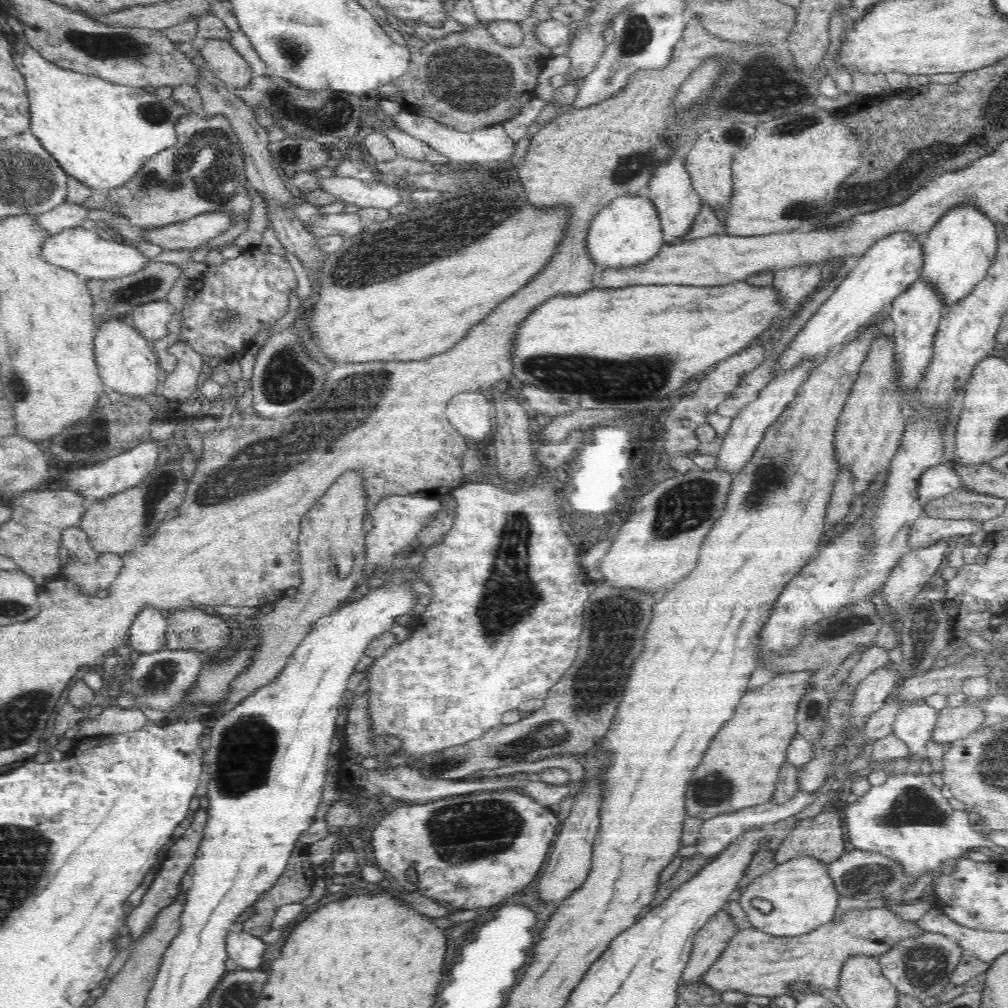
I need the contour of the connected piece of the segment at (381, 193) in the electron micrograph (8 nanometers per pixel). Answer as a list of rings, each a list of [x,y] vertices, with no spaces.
[[[339,176],[322,177],[317,178],[317,180],[321,183],[320,189],[334,194],[334,196],[345,203],[356,204],[360,208],[370,208],[371,206],[390,210],[402,202],[402,196],[398,187],[390,187],[382,182],[364,182],[357,178],[340,178]]]

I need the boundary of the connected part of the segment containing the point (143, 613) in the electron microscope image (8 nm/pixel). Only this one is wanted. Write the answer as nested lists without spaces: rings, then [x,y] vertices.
[[[144,608],[138,612],[129,630],[129,646],[133,652],[150,654],[166,646],[166,613],[157,608]]]

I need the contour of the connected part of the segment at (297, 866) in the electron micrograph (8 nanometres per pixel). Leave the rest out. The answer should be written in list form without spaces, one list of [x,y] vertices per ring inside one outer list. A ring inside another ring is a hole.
[[[300,841],[295,842],[295,847],[293,848],[284,872],[268,890],[265,890],[265,893],[259,896],[259,899],[254,904],[251,904],[254,914],[247,918],[238,929],[241,929],[251,936],[261,938],[271,931],[272,921],[274,920],[276,911],[281,906],[301,903],[305,898],[310,896],[310,890],[312,890],[317,876],[311,867],[312,864],[310,864],[308,860],[308,846],[309,844],[303,844]]]

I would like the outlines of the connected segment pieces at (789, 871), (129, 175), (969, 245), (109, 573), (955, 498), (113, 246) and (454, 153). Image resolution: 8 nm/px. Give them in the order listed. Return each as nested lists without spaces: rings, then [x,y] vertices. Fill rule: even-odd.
[[[799,856],[752,880],[741,893],[739,903],[746,913],[746,923],[749,926],[771,936],[794,937],[809,934],[834,921],[839,896],[830,877],[829,865],[814,857]],[[754,898],[768,900],[773,909],[768,913],[759,911],[752,906]]]
[[[19,38],[18,44],[14,46],[12,50],[12,57],[14,57],[14,63],[18,67],[18,71],[24,76],[26,83],[26,90],[29,99],[29,112],[31,115],[30,129],[32,134],[38,138],[41,145],[52,155],[52,158],[57,160],[57,163],[62,167],[62,170],[70,177],[80,180],[82,184],[95,188],[96,190],[112,190],[112,188],[118,188],[118,186],[124,186],[126,182],[130,182],[138,170],[146,164],[146,160],[150,160],[152,156],[157,155],[158,152],[164,151],[165,148],[176,144],[177,134],[175,133],[176,121],[186,114],[194,115],[191,110],[187,110],[183,106],[172,101],[172,98],[162,100],[162,98],[156,97],[156,93],[153,89],[138,88],[137,86],[126,86],[122,84],[116,84],[114,82],[106,82],[102,78],[96,76],[86,76],[79,72],[66,70],[60,68],[56,64],[48,62],[41,54],[38,54],[28,42]]]
[[[971,204],[950,208],[922,240],[923,267],[919,280],[931,282],[946,310],[964,300],[984,280],[998,250],[996,224]]]
[[[99,553],[95,560],[80,559],[75,563],[65,562],[61,568],[64,578],[71,584],[76,584],[85,596],[96,596],[100,589],[108,590],[116,580],[123,565],[123,558],[114,553]]]
[[[963,485],[946,496],[925,502],[923,513],[926,517],[934,519],[984,522],[1001,516],[1005,511],[1006,502],[1006,499],[998,496],[971,492]]]
[[[76,226],[66,228],[58,234],[51,235],[42,248],[42,257],[46,263],[71,270],[86,281],[91,279],[106,280],[106,278],[122,278],[140,272],[149,258],[134,247],[118,244],[108,234],[94,232],[92,228]]]
[[[404,108],[398,115],[386,117],[389,118],[385,121],[386,123],[394,123],[398,129],[428,143],[437,153],[447,156],[454,168],[460,168],[460,166],[475,168],[478,163],[490,162],[495,165],[495,168],[503,170],[512,163],[516,163],[515,160],[511,160],[516,150],[515,142],[508,138],[502,123],[475,131],[458,131],[448,128],[434,119],[418,116]]]

